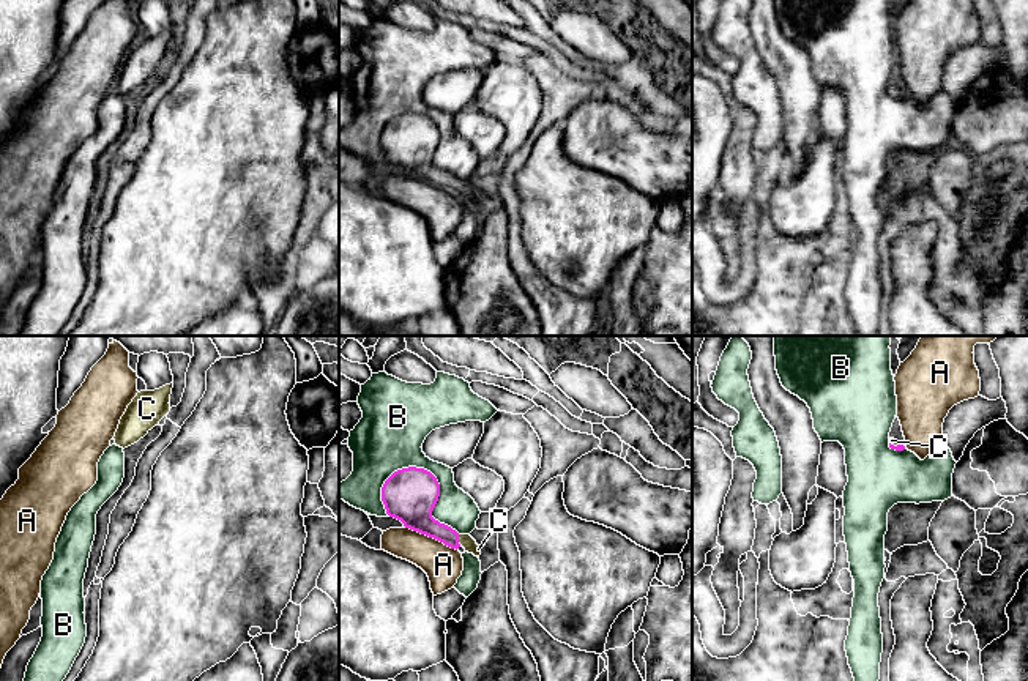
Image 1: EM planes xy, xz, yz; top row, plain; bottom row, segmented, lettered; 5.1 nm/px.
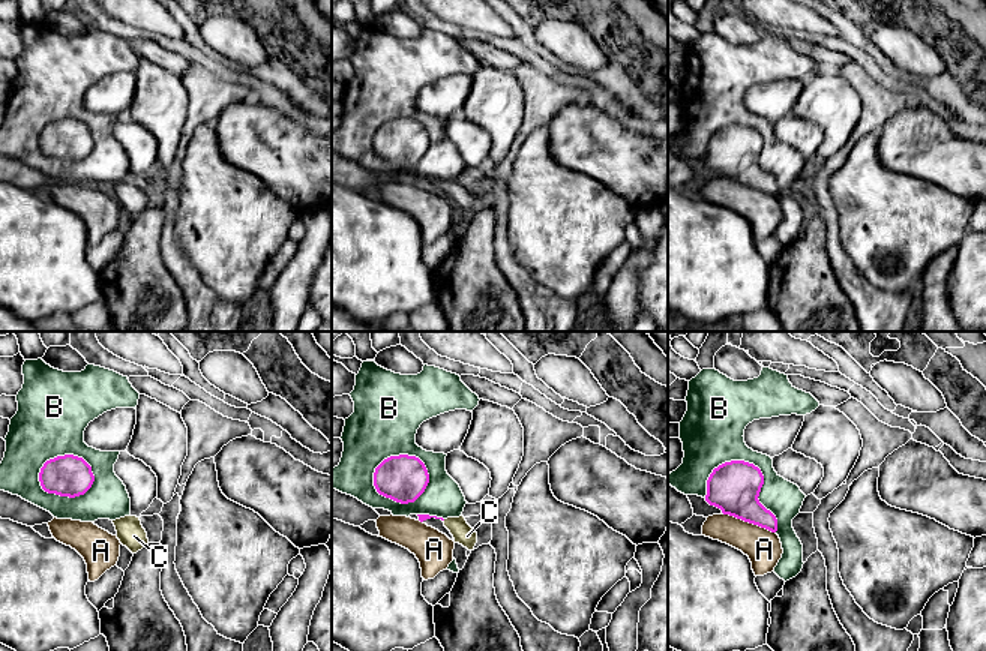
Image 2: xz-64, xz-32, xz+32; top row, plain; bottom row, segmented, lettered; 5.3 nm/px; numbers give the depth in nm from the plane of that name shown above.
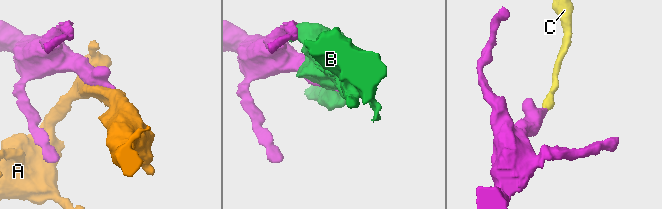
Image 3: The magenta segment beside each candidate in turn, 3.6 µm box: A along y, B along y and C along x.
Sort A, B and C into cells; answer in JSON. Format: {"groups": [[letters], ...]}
{"groups": [["A"], ["B"], ["C"]]}

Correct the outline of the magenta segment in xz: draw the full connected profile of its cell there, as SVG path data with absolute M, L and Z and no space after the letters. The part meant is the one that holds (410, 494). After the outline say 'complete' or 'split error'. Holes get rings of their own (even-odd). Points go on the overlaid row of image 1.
M416 467L394 471L382 487L382 501L386 514L404 523L405 528L434 538L451 549L460 545L479 558L481 547L470 534L459 534L451 527L432 517L440 497L437 478Z; split error

